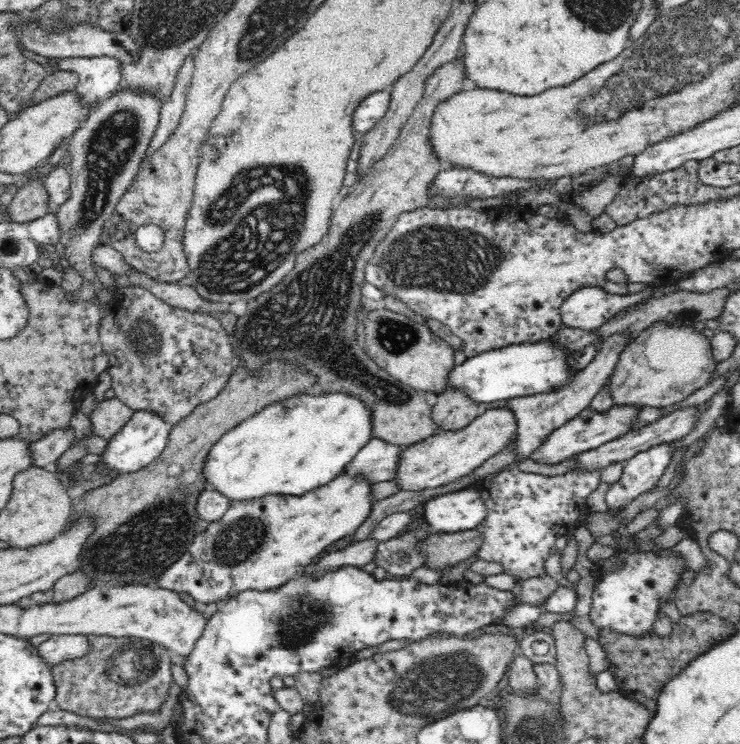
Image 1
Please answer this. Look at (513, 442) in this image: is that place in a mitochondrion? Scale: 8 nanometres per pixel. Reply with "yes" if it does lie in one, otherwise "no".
no

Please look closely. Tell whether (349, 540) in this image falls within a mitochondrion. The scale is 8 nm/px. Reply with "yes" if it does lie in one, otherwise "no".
no

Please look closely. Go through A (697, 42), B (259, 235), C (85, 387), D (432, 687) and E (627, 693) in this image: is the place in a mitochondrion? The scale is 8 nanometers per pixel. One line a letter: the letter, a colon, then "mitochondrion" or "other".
A: mitochondrion
B: mitochondrion
C: other
D: mitochondrion
E: other

